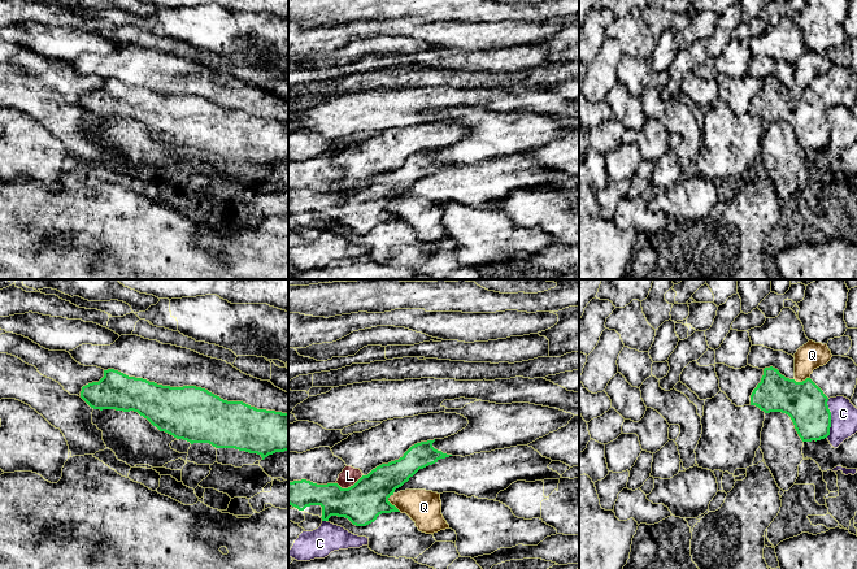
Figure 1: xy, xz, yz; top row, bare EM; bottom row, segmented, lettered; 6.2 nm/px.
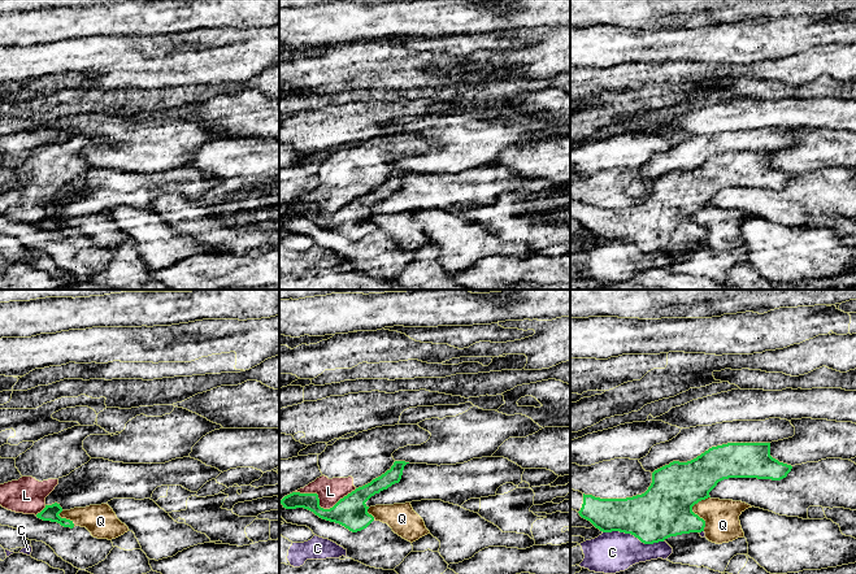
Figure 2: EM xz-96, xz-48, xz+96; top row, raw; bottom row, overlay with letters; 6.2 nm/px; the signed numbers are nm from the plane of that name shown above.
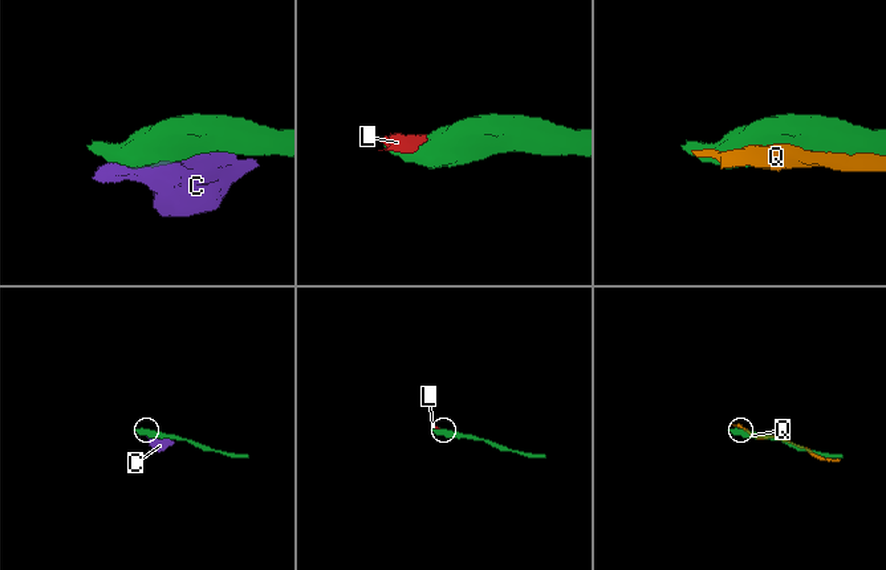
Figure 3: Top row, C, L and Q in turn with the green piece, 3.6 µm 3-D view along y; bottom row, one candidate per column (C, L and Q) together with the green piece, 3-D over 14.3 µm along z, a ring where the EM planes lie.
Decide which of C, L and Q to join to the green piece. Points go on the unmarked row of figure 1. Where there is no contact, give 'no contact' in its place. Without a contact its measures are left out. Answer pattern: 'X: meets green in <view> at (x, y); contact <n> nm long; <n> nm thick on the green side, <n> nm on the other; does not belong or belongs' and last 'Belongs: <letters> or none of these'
C: meets green in yz at (830, 127); contact 240 nm long; 260 nm thick on the green side, 160 nm on the other; does not belong
L: meets green in xz at (348, 196); contact 190 nm long; 260 nm thick on the green side, 110 nm on the other; does not belong
Q: meets green in xz at (390, 212); contact 130 nm long; 260 nm thick on the green side, 220 nm on the other; does not belong
Belongs: none of these

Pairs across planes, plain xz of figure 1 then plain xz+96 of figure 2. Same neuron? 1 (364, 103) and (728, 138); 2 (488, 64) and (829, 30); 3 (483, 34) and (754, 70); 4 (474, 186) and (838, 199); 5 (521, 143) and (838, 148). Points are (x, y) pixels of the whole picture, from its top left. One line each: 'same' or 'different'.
1: different
2: different
3: different
4: same
5: same

